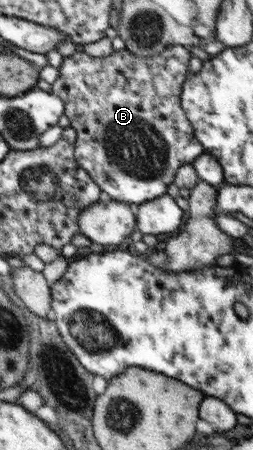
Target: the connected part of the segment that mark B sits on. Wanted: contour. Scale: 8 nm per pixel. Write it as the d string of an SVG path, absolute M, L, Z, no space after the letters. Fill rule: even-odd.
M170 46L149 57L135 55L124 48L105 57L75 52L63 58L58 69L59 78L51 85L51 93L64 101L65 117L69 118L70 126L77 133L74 144L77 163L89 173L105 198L129 203L136 208L143 202L167 194L169 186L174 183L177 168L193 163L204 153L180 102L188 77L188 59L192 57L186 48Z

